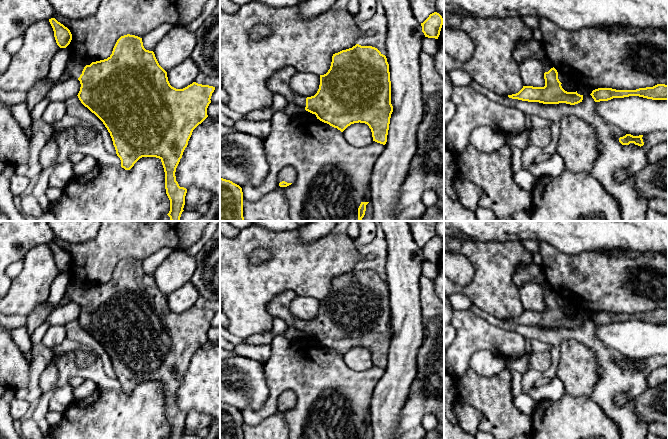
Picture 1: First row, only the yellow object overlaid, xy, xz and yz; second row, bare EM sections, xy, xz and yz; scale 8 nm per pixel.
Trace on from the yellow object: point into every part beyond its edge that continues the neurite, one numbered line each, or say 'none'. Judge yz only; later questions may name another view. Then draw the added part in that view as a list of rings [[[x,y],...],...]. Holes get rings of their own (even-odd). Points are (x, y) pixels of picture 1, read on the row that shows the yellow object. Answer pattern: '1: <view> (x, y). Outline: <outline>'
1: yz (523, 50). Outline: [[[535,39],[530,41],[520,41],[514,48],[513,57],[518,65],[520,65],[525,59],[531,57],[544,61],[544,73],[553,68],[548,61],[543,44]]]

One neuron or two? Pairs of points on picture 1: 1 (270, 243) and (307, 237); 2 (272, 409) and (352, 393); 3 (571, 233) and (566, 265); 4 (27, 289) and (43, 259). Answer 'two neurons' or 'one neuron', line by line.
1: two neurons
2: one neuron
3: two neurons
4: one neuron

